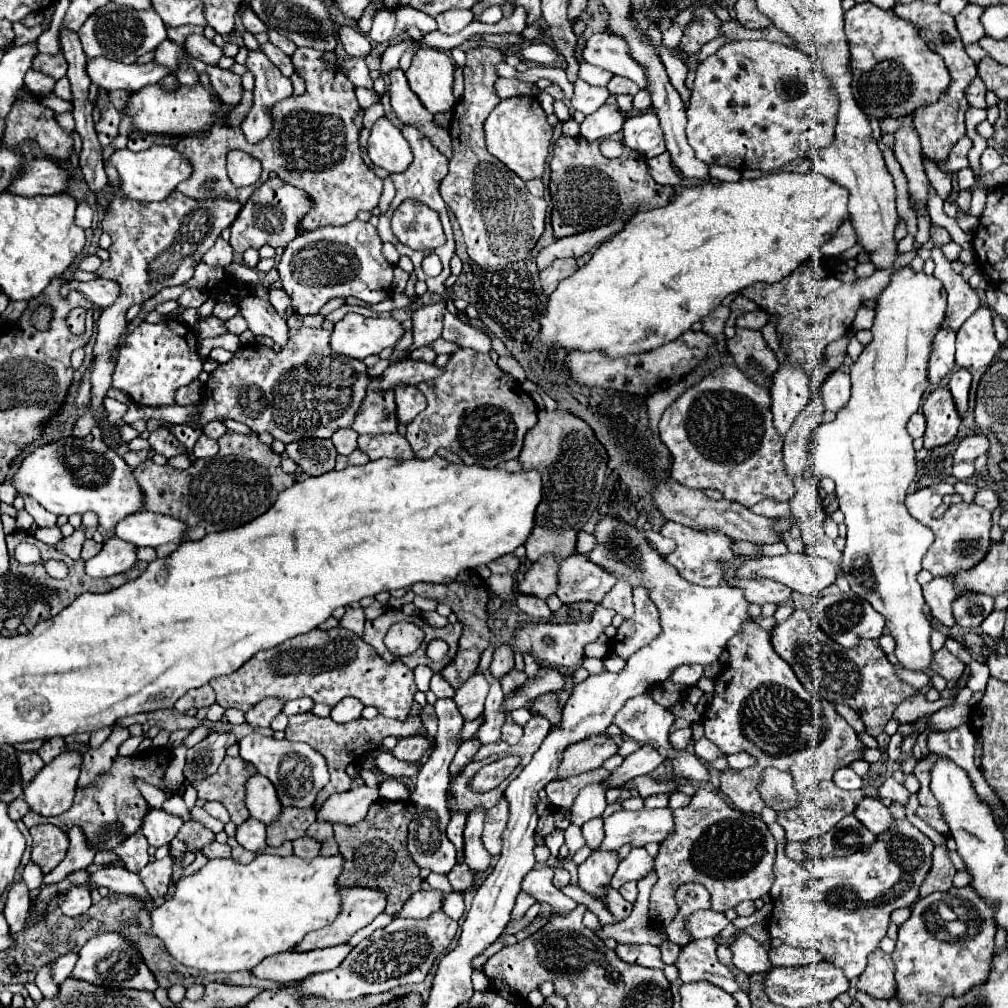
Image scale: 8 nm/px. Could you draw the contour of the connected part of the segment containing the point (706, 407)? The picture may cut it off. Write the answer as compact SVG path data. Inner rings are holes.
M727 362L727 364L721 364L717 370L713 370L709 376L705 376L701 382L697 382L695 386L687 388L665 412L663 412L663 418L659 422L659 436L661 436L661 442L669 448L669 452L675 456L675 462L673 462L673 468L671 468L671 476L689 486L689 488L699 488L699 490L707 490L707 488L717 488L725 494L725 500L733 500L733 502L741 502L743 506L753 506L757 504L759 500L763 498L777 498L777 500L789 500L793 498L795 494L795 488L793 488L793 482L789 482L789 478L785 478L783 474L783 438L779 436L777 428L773 426L773 414L771 414L771 396L769 396L769 388L753 382L745 372L737 370L737 364L735 362Z

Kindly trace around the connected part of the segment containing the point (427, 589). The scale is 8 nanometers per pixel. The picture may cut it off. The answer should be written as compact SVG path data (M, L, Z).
M461 572L457 576L457 580L453 580L451 584L425 584L425 582L419 582L419 584L413 584L411 590L417 594L417 596L423 596L423 598L431 598L435 602L443 602L447 606L451 606L451 610L459 616L459 620L463 622L463 636L459 640L459 652L455 656L455 662L451 662L447 668L441 670L441 676L457 690L461 688L473 674L477 674L477 664L479 664L479 654L487 648L489 644L489 628L487 628L487 602L489 602L489 588L485 584L485 580L477 574L477 572Z

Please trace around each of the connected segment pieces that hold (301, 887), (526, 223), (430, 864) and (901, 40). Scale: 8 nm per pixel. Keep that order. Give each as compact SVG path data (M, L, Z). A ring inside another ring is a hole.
M257 854L251 864L239 864L233 858L209 860L201 870L179 878L177 892L151 912L153 934L163 940L167 952L183 966L211 974L251 970L263 958L291 950L305 934L333 922L341 908L335 886L341 862L341 856L303 860L297 856L283 858L271 854Z
M483 46L466 53L463 68L464 94L453 110L449 134L453 138L453 158L449 174L441 182L441 198L453 210L467 244L467 254L479 266L507 266L531 254L545 232L545 200L533 198L525 182L511 172L485 146L483 122L501 102L495 92L497 64L505 62L505 52Z
M439 698L435 702L435 712L439 718L439 732L435 736L435 750L429 760L423 764L421 772L417 774L417 786L411 794L411 800L417 808L417 816L409 824L409 852L421 868L431 868L433 872L447 874L455 864L455 846L449 842L445 828L449 824L449 810L447 810L447 788L449 788L449 764L459 748L463 718L451 698Z
M871 2L855 4L853 8L845 10L845 36L849 42L849 54L851 54L851 88L853 96L859 104L859 108L869 118L905 118L911 116L919 106L927 106L939 100L939 96L947 90L951 78L943 64L943 58L933 52L927 42L923 40L919 28L913 22L907 22L899 18L893 10L883 10Z

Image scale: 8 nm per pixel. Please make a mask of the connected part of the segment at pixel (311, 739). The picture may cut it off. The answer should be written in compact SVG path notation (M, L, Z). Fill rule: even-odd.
M415 702L405 722L401 722L401 720L389 720L389 718L385 718L385 716L377 716L377 718L373 718L373 720L357 718L357 720L347 722L347 724L337 724L337 722L333 722L331 718L315 716L313 712L295 714L295 716L289 718L289 724L287 724L287 728L285 728L285 738L287 738L287 740L297 740L297 742L309 744L313 750L317 750L319 754L323 754L323 758L327 760L331 780L329 780L329 784L317 794L317 800L315 800L315 804L321 806L329 796L339 794L339 792L347 792L347 790L353 788L353 778L347 774L347 766L349 766L349 764L361 760L363 754L377 750L377 746L381 748L381 742L383 742L387 736L395 736L397 740L403 740L403 738L409 738L409 736L419 734L421 726L423 726L423 724L421 724L421 706Z

